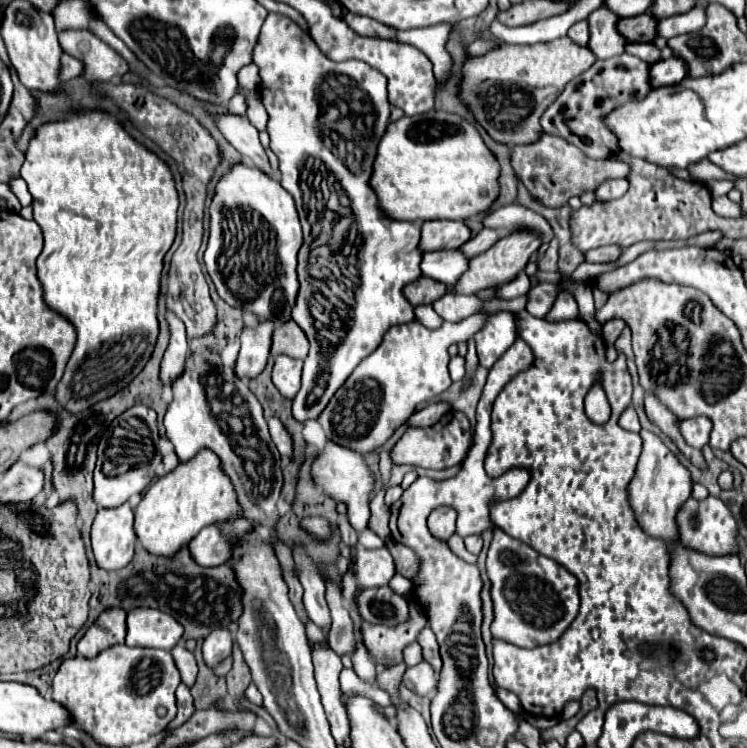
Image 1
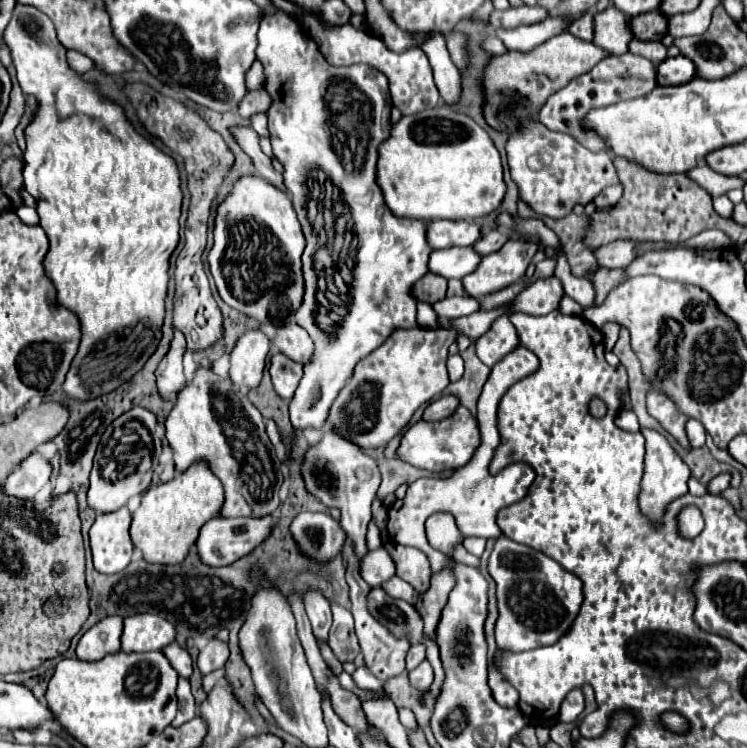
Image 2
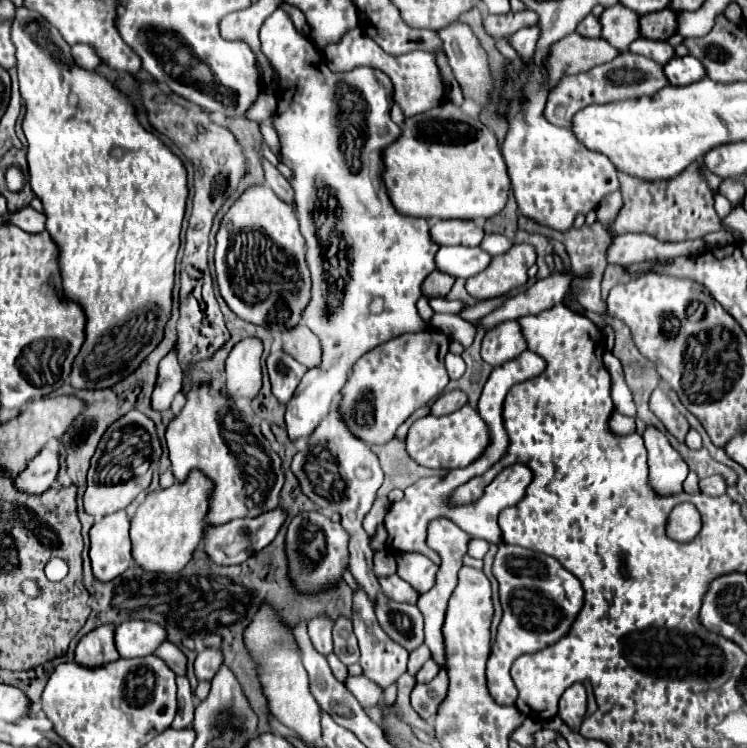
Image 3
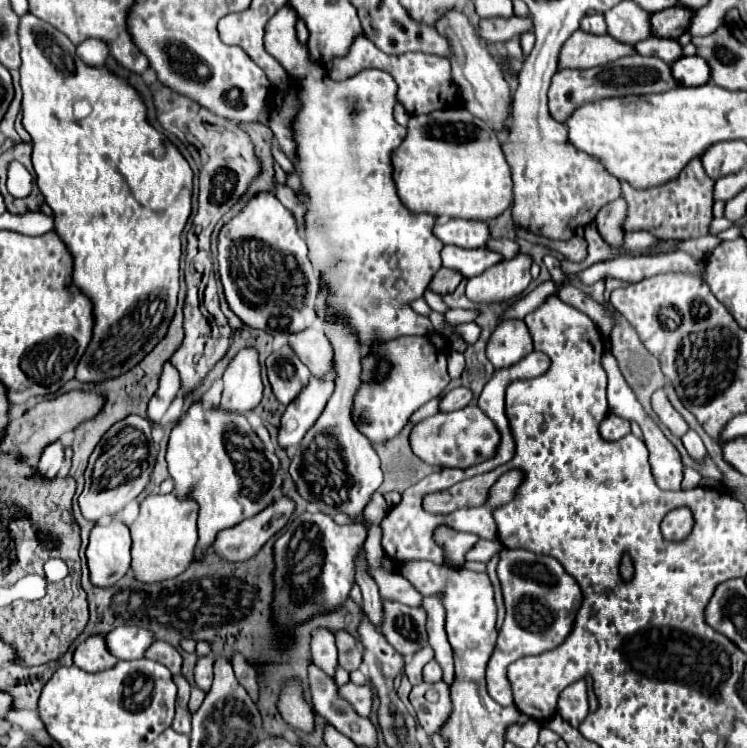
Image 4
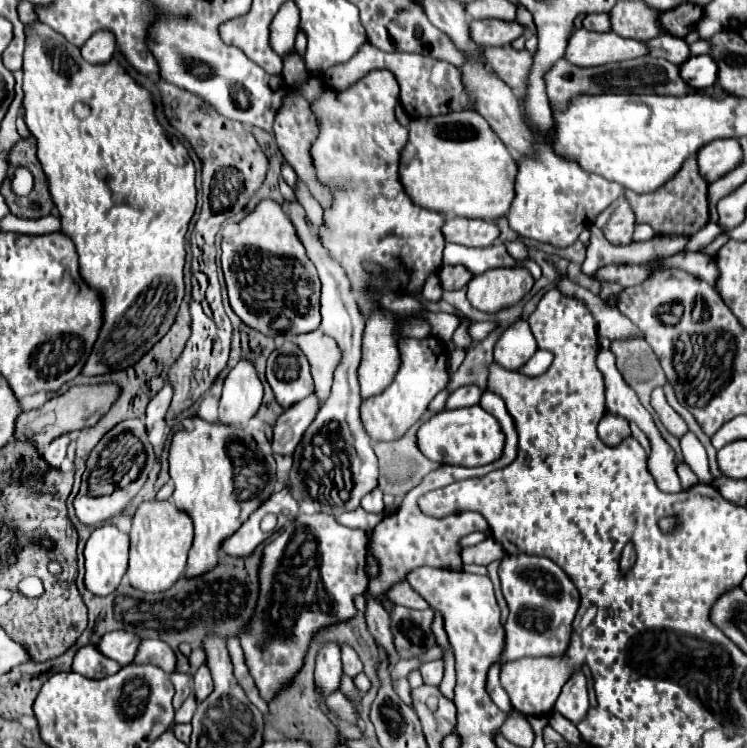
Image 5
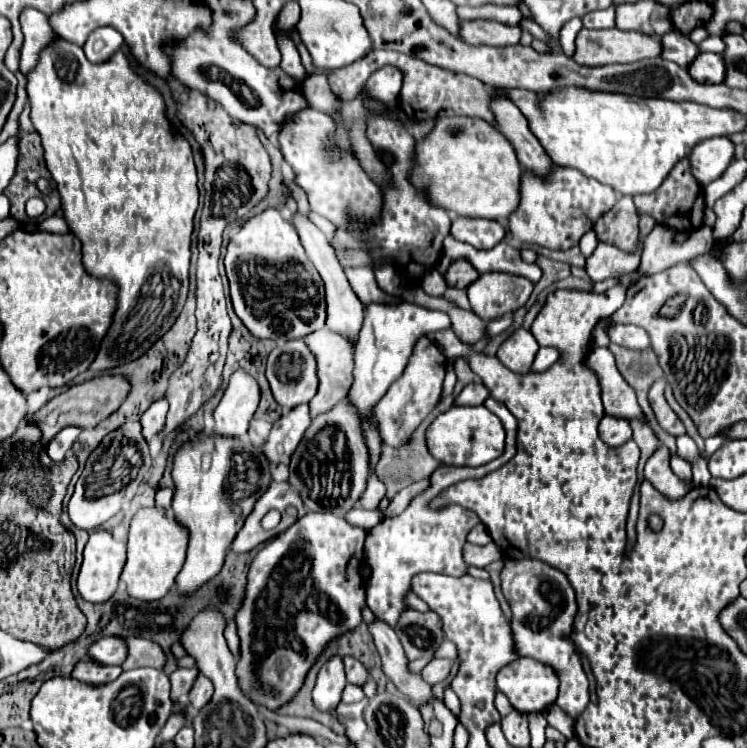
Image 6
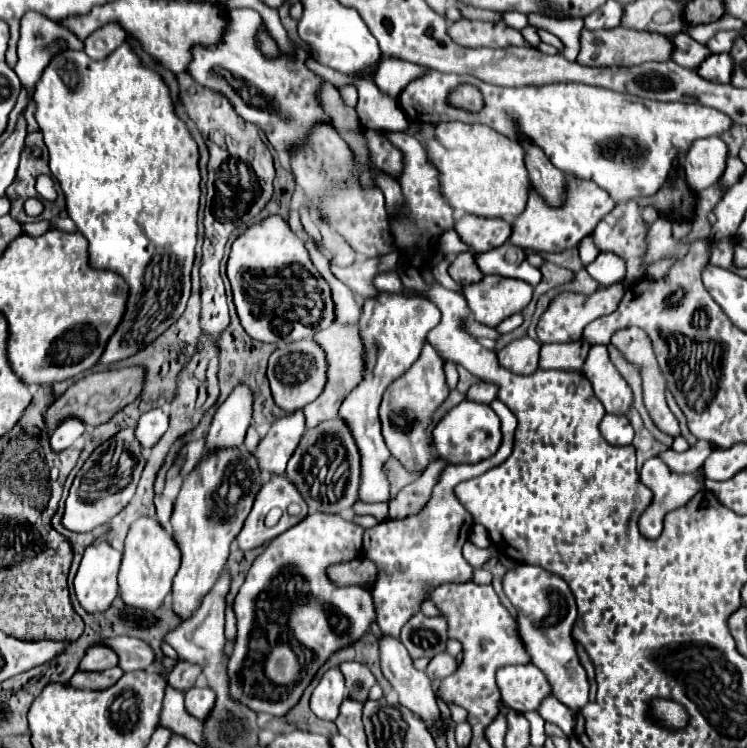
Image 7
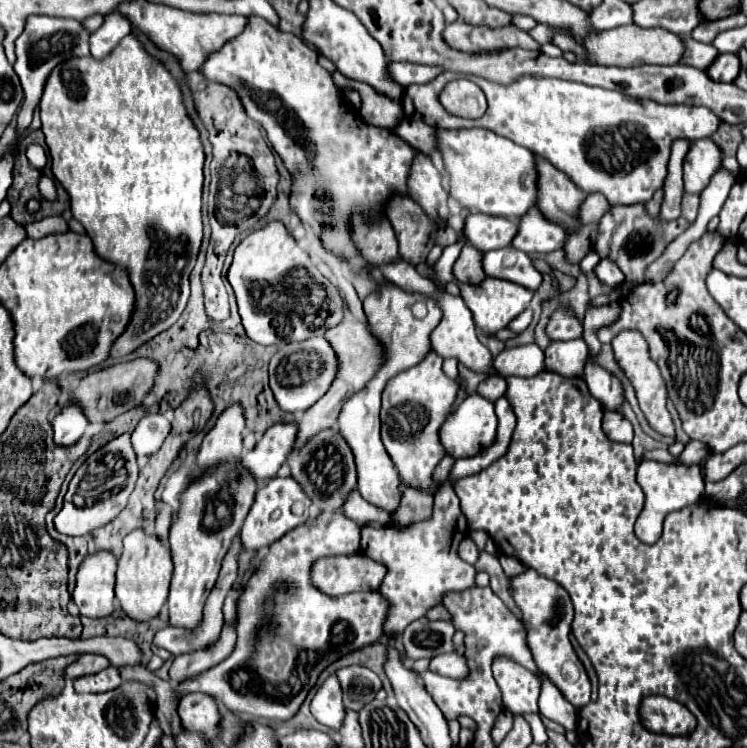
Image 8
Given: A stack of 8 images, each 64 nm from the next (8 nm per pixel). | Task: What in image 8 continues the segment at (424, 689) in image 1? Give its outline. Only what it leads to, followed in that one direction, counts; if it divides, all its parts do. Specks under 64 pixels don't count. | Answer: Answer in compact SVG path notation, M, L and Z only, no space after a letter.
M456 652L436 656L436 658L430 662L430 670L436 672L436 674L440 674L440 676L454 678L454 680L464 680L464 678L468 676L466 658L460 656L460 654L456 654Z

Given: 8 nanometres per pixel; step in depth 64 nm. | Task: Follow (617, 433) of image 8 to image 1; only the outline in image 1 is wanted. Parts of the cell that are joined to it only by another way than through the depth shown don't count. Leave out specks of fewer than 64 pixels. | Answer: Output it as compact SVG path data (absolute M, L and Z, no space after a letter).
M628 406L622 416L620 416L620 426L630 430L630 432L640 432L640 422L638 422L638 416L636 416L636 410L632 406Z

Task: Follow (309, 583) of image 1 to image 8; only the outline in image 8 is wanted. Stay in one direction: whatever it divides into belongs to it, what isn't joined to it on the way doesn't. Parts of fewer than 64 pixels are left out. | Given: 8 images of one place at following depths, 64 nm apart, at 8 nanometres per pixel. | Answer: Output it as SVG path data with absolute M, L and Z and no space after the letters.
M330 676L316 692L316 696L312 698L312 704L310 704L310 710L314 714L314 718L332 728L332 730L340 730L342 724L344 724L344 716L346 716L346 710L344 710L344 704L342 704L342 690L338 686L338 680L336 676Z

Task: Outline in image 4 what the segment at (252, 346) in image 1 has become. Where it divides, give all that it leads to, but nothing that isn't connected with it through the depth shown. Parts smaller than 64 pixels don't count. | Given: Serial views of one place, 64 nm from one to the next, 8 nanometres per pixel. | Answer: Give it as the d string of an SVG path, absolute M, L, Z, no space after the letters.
M240 350L224 372L222 410L246 414L254 410L262 400L262 380L256 350Z

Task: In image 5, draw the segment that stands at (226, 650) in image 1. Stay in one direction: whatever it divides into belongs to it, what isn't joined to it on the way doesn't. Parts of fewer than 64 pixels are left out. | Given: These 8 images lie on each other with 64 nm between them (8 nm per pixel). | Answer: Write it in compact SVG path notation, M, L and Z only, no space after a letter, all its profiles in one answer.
M202 664L198 668L198 672L194 674L194 698L196 698L196 702L202 702L210 692L212 692L212 678L210 678L210 672L206 670L206 664Z

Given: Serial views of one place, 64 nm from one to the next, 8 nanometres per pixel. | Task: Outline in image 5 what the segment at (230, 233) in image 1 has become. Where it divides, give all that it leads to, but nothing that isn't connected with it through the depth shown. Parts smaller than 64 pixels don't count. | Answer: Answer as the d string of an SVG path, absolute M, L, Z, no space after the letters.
M262 200L254 212L250 212L240 224L238 234L230 240L222 242L222 270L228 286L230 306L238 314L238 318L266 334L266 336L298 336L312 332L320 326L320 278L306 256L306 250L296 236L296 230L290 218L282 212L280 204L272 200Z

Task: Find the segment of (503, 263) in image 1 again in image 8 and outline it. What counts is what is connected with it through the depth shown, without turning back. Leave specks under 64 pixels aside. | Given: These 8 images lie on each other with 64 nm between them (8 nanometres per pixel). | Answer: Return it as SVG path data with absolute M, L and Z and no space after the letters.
M486 278L478 286L474 286L474 284L460 284L458 282L458 288L460 288L462 300L466 302L466 306L472 312L472 318L474 318L476 328L484 336L494 336L498 330L506 328L518 314L524 312L524 308L532 300L532 292L530 290L526 290L526 288L522 288L522 286L514 284L514 282L510 284L506 280L496 280L496 278Z

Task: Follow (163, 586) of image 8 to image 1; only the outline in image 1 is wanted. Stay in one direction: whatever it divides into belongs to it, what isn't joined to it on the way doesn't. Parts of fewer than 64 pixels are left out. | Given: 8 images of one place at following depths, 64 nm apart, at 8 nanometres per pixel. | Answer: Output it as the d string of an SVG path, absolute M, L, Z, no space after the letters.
M200 450L200 454L194 456L194 460L178 464L178 468L162 478L158 478L144 494L142 502L134 510L134 534L144 550L148 550L154 556L172 558L182 546L186 546L204 526L214 524L218 520L236 518L238 516L238 502L234 502L234 490L230 486L230 480L226 474L222 474L222 468L218 466L218 458L210 454L210 450Z

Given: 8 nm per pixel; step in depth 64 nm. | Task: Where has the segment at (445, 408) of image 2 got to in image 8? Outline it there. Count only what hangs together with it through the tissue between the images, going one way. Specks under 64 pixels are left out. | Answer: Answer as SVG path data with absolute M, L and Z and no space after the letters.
M488 376L484 382L480 382L478 394L484 394L484 398L490 398L490 402L496 402L498 398L504 396L506 386L508 386L508 384L506 384L506 378Z

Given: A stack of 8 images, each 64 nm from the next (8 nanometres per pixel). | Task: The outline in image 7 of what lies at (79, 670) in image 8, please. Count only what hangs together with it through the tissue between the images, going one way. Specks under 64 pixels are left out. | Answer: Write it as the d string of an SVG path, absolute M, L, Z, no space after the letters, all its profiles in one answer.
M90 646L78 664L82 672L102 672L118 664L118 656L106 646Z

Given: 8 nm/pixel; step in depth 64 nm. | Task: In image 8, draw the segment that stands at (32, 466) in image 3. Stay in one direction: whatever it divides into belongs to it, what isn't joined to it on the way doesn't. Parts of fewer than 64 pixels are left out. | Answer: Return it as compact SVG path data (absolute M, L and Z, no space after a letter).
M66 398L60 402L60 410L56 412L52 426L54 426L54 442L60 446L74 444L86 430L88 418L84 416L82 408L76 402L68 402Z

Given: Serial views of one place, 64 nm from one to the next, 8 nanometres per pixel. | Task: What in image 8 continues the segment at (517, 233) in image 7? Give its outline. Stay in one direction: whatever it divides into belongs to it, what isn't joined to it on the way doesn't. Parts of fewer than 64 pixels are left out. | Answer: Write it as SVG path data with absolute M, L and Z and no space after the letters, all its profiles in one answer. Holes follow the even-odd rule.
M588 194L584 204L580 206L580 220L582 224L590 224L590 222L598 222L602 218L602 214L610 208L610 204L606 204L606 200L602 198L602 194ZM538 206L520 218L520 230L512 242L516 250L522 250L528 256L548 254L552 250L560 250L566 242L566 232L552 222L542 218Z

